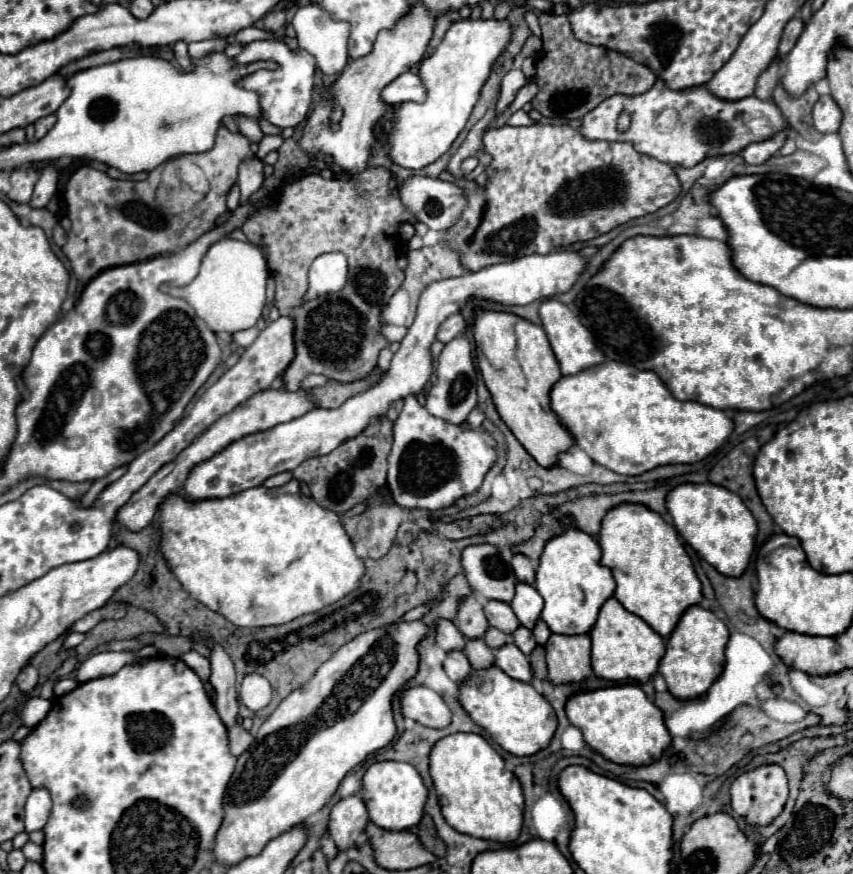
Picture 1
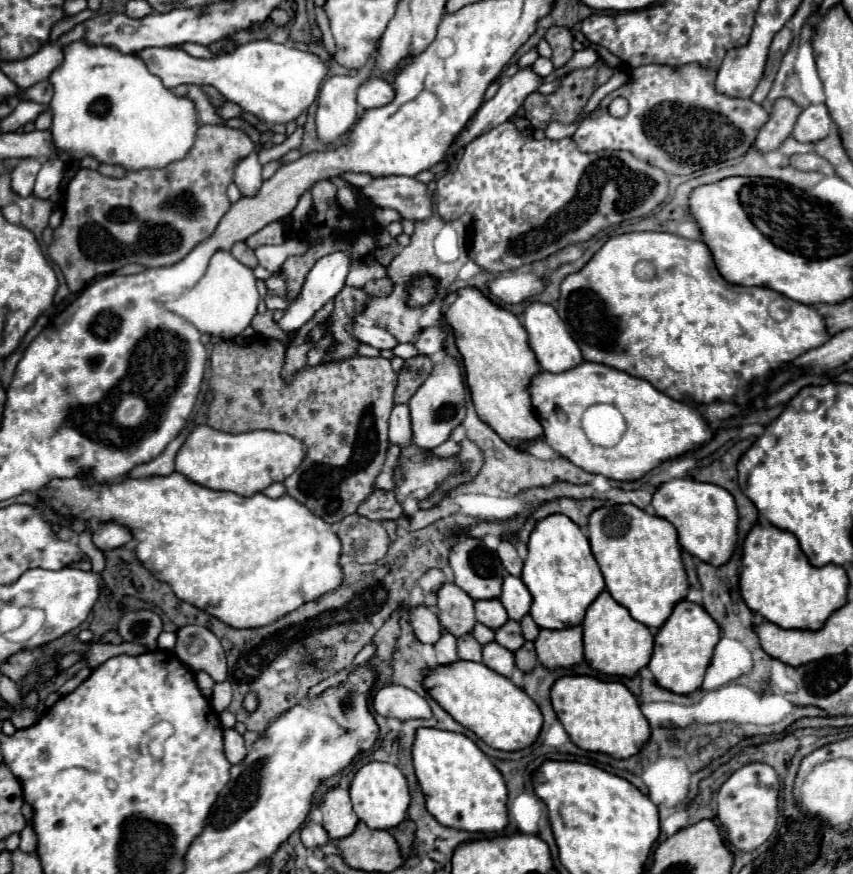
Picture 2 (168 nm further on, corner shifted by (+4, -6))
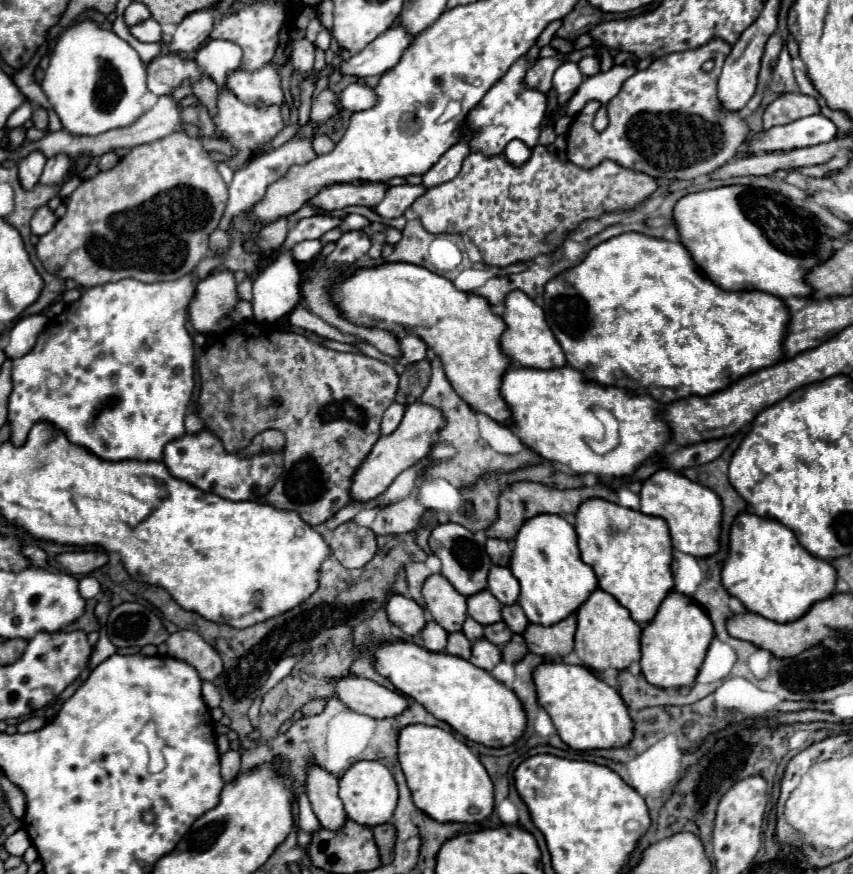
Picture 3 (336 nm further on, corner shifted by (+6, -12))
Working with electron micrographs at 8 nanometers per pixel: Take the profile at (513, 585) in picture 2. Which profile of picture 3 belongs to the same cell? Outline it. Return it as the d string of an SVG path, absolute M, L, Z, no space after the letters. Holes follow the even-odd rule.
M492 566L488 572L488 590L500 600L500 604L514 604L520 596L520 584L512 576L508 566Z

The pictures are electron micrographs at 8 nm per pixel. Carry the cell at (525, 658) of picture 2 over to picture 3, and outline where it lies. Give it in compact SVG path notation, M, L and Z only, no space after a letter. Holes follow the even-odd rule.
M514 634L512 640L508 644L504 644L500 650L502 650L502 660L508 662L508 664L514 664L514 662L522 660L528 652L528 648L524 644L524 638L520 634Z

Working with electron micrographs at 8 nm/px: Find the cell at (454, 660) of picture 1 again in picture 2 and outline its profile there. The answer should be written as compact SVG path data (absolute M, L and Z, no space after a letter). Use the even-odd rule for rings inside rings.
M442 634L442 638L434 644L436 658L440 666L448 666L458 662L458 650L456 650L456 638L452 634Z

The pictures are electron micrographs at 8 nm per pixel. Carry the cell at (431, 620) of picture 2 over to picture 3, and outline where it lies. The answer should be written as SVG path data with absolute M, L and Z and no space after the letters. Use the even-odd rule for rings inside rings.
M392 594L388 598L386 614L388 614L390 622L396 624L406 634L406 638L416 636L426 624L424 608L402 594Z

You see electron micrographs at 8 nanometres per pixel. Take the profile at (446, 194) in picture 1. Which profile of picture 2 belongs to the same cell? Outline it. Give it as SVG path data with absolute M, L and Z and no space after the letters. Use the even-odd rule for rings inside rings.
M408 176L374 178L372 184L362 188L362 194L380 208L396 210L404 220L424 222L432 216L432 194L426 184Z

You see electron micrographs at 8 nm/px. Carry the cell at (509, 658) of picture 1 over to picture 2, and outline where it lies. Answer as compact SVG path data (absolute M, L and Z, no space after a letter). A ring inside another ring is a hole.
M490 642L490 644L486 644L482 648L482 656L484 656L482 662L488 668L492 668L494 672L498 672L498 674L502 674L506 678L512 676L512 670L514 670L516 662L514 662L514 654L510 650L506 650L504 646L500 646L496 642Z

